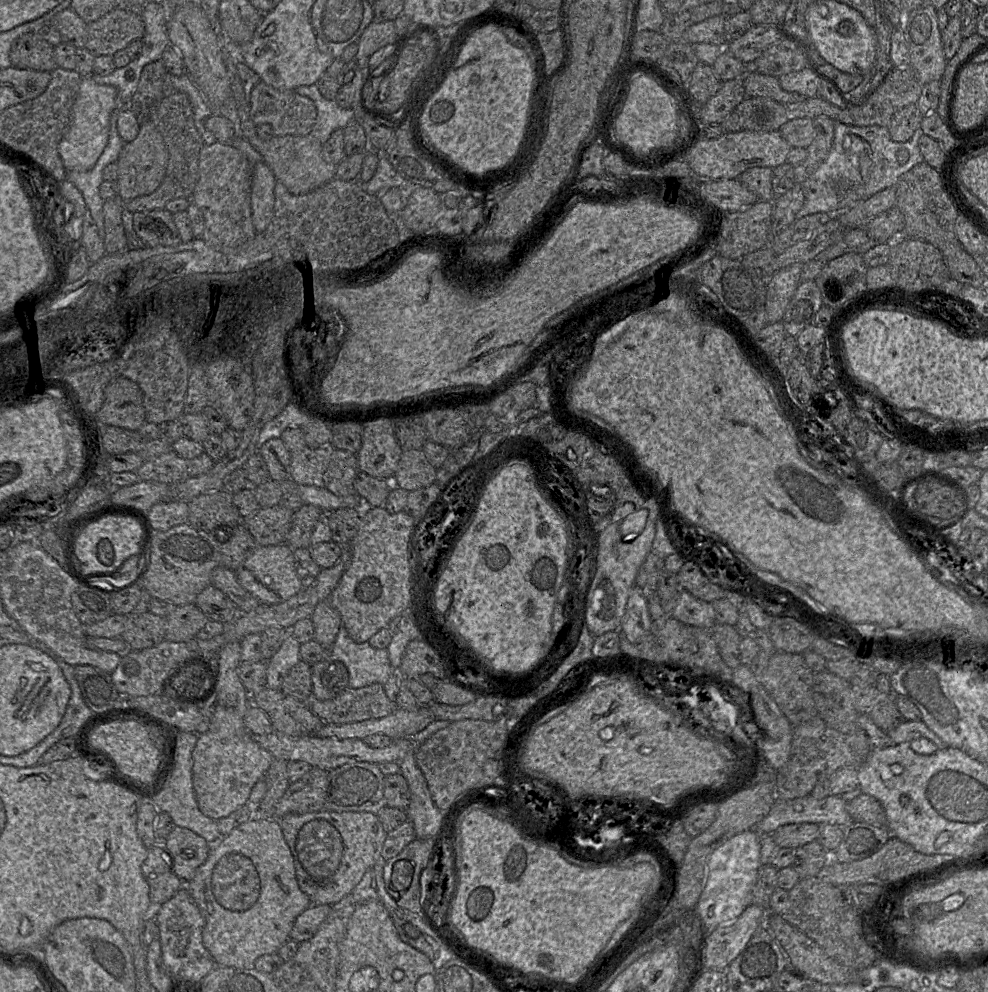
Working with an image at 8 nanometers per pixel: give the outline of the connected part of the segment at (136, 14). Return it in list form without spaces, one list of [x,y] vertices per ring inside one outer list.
[[[115,8],[100,19],[87,23],[85,48],[95,57],[113,56],[136,39],[142,39],[145,24],[140,11]]]

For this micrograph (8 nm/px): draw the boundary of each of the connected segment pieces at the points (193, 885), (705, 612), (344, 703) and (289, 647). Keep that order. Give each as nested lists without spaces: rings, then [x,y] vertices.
[[[257,813],[211,844],[207,860],[184,886],[204,917],[203,944],[217,966],[254,968],[259,957],[277,953],[290,939],[296,918],[312,905],[298,885],[279,819]]]
[[[682,590],[675,599],[673,611],[669,616],[693,627],[712,629],[715,625],[715,612],[712,603],[698,599],[687,590]]]
[[[381,684],[357,689],[348,687],[331,700],[312,698],[309,707],[327,724],[351,724],[381,719],[399,708],[389,700]]]
[[[287,632],[279,650],[266,661],[267,678],[265,687],[281,690],[286,675],[301,661],[300,647],[301,643],[290,632]]]

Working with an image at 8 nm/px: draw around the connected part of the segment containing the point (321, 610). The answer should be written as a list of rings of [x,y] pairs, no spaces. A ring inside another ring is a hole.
[[[329,599],[316,606],[310,619],[314,626],[314,640],[330,649],[342,626],[342,620],[337,610],[329,603]]]

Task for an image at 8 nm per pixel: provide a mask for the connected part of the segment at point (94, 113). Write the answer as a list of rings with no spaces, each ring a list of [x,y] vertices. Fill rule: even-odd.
[[[91,76],[83,77],[74,101],[69,124],[58,145],[58,153],[67,171],[90,170],[108,143],[112,113],[118,108],[118,91],[114,86],[96,83]]]

